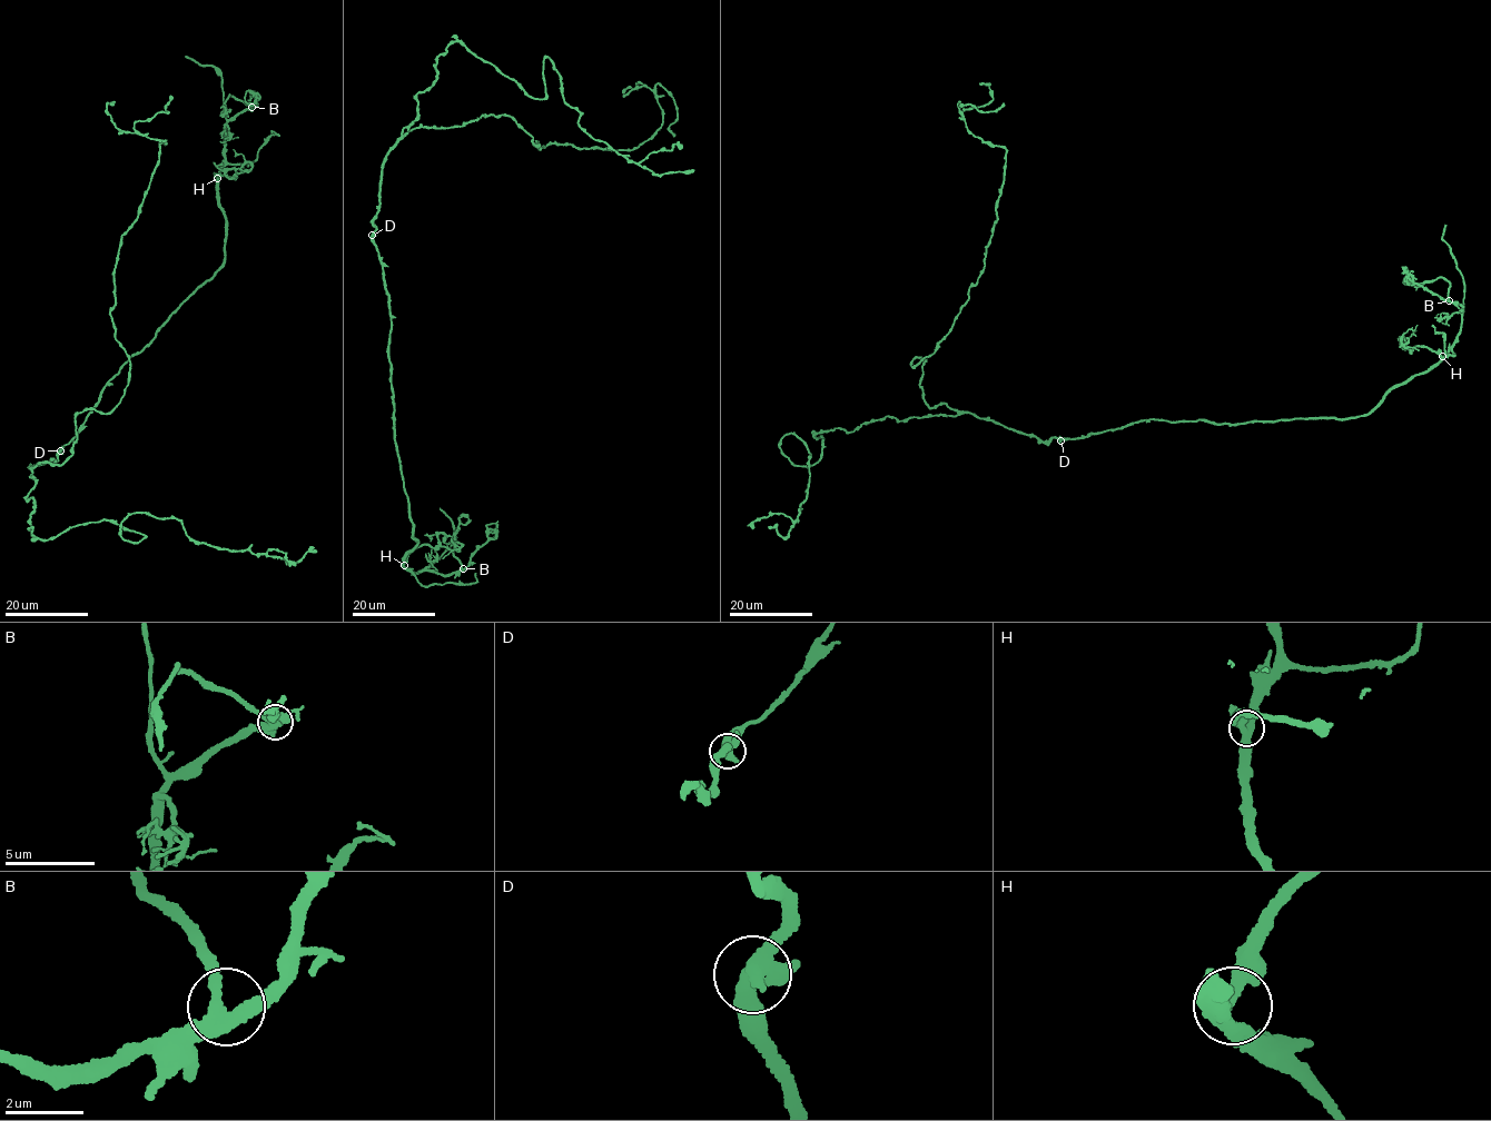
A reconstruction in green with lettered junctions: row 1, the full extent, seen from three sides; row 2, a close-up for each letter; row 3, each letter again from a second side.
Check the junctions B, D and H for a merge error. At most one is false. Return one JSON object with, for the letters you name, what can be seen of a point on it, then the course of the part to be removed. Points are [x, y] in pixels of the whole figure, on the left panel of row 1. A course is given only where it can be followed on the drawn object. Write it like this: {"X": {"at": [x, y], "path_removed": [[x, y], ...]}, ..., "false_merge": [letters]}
{"false_merge": []}

